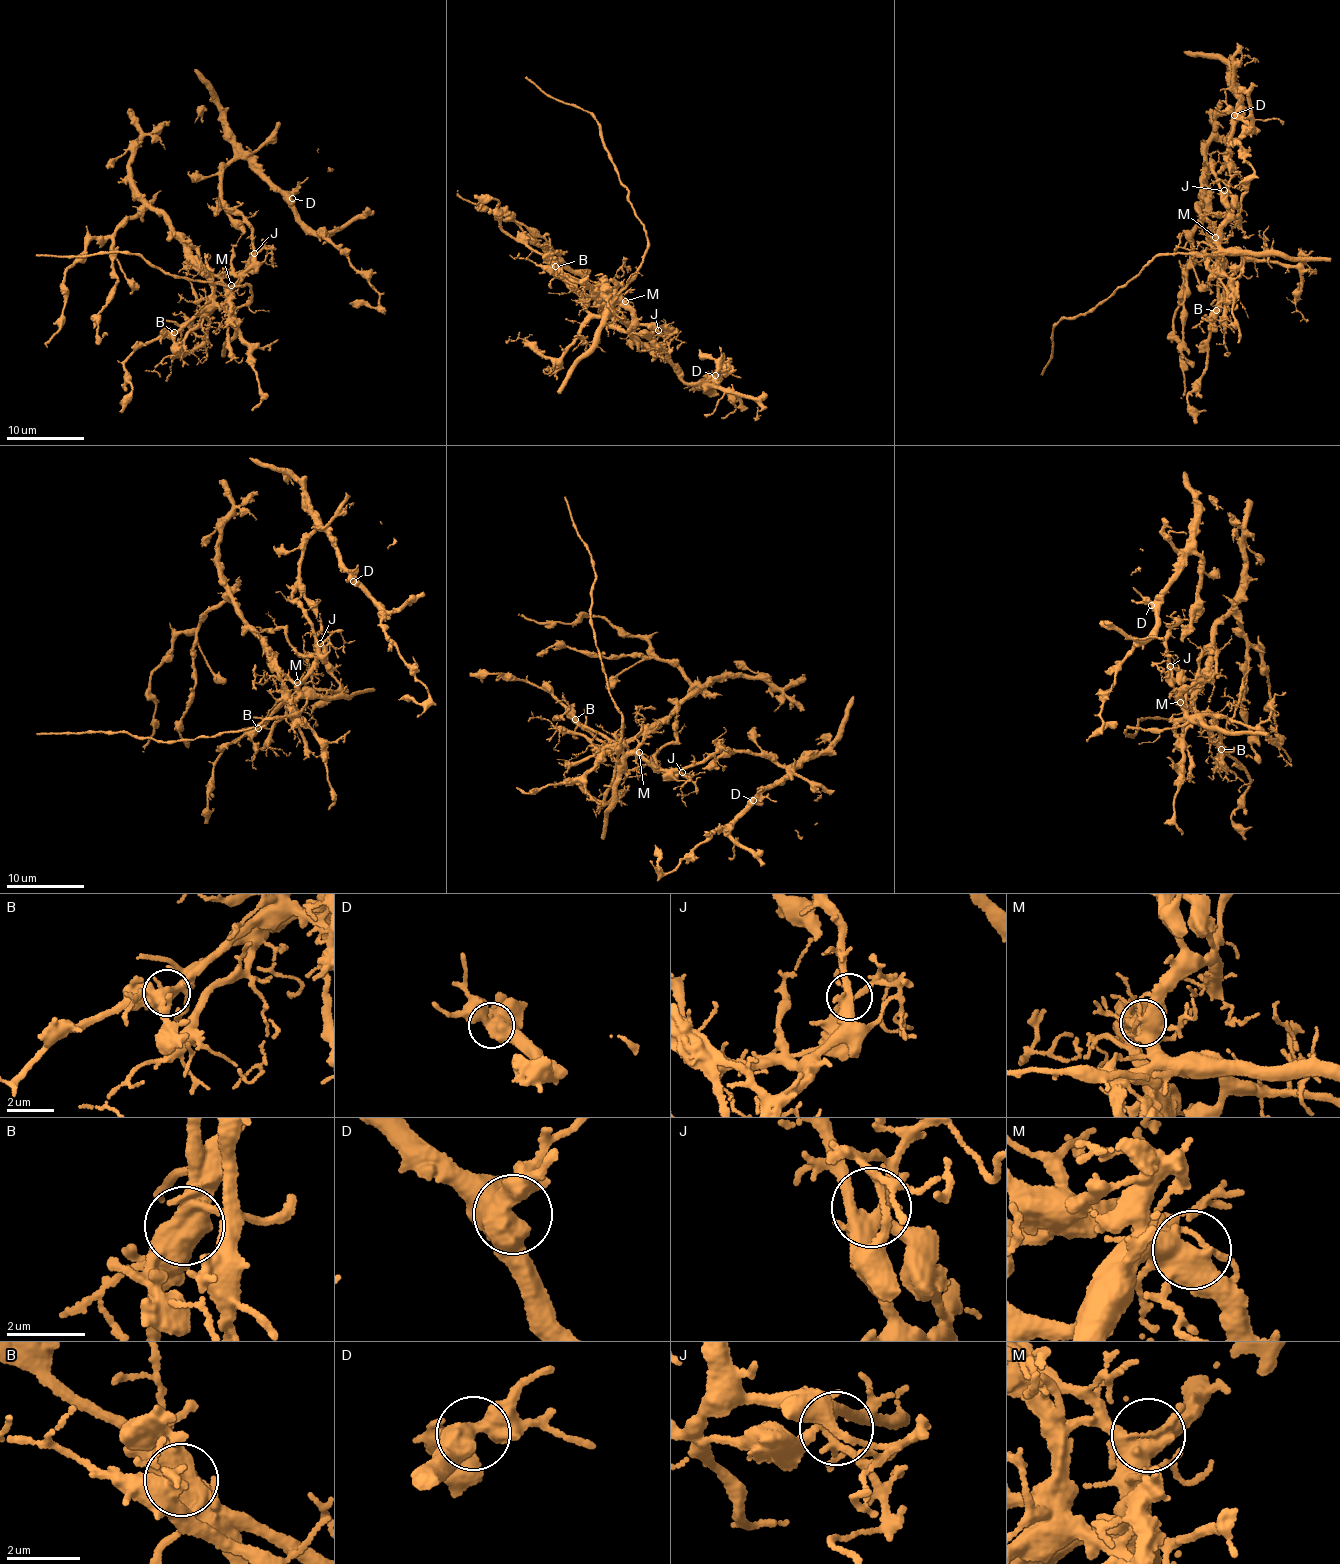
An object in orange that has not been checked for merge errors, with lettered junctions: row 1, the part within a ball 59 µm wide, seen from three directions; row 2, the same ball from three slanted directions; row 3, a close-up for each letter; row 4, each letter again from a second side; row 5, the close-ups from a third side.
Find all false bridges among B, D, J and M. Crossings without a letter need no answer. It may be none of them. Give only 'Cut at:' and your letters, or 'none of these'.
Cut at: B

